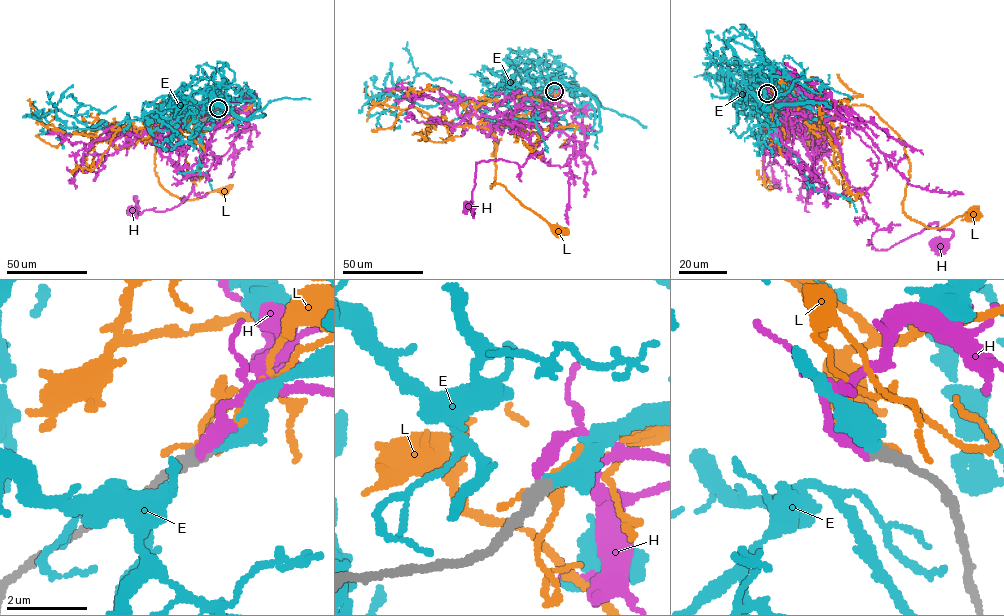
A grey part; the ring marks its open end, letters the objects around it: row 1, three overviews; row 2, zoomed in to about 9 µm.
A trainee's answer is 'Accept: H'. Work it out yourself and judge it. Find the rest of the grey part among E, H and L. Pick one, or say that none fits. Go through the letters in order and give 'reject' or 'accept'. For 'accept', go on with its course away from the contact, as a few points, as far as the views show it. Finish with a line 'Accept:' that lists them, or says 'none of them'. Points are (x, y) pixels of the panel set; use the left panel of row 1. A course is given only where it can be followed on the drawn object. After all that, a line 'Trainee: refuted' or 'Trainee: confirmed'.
E: accept | via (218, 108), (144, 102), (106, 128), (75, 117), (116, 106)
H: reject
L: reject
Accept: E
Trainee: refuted

